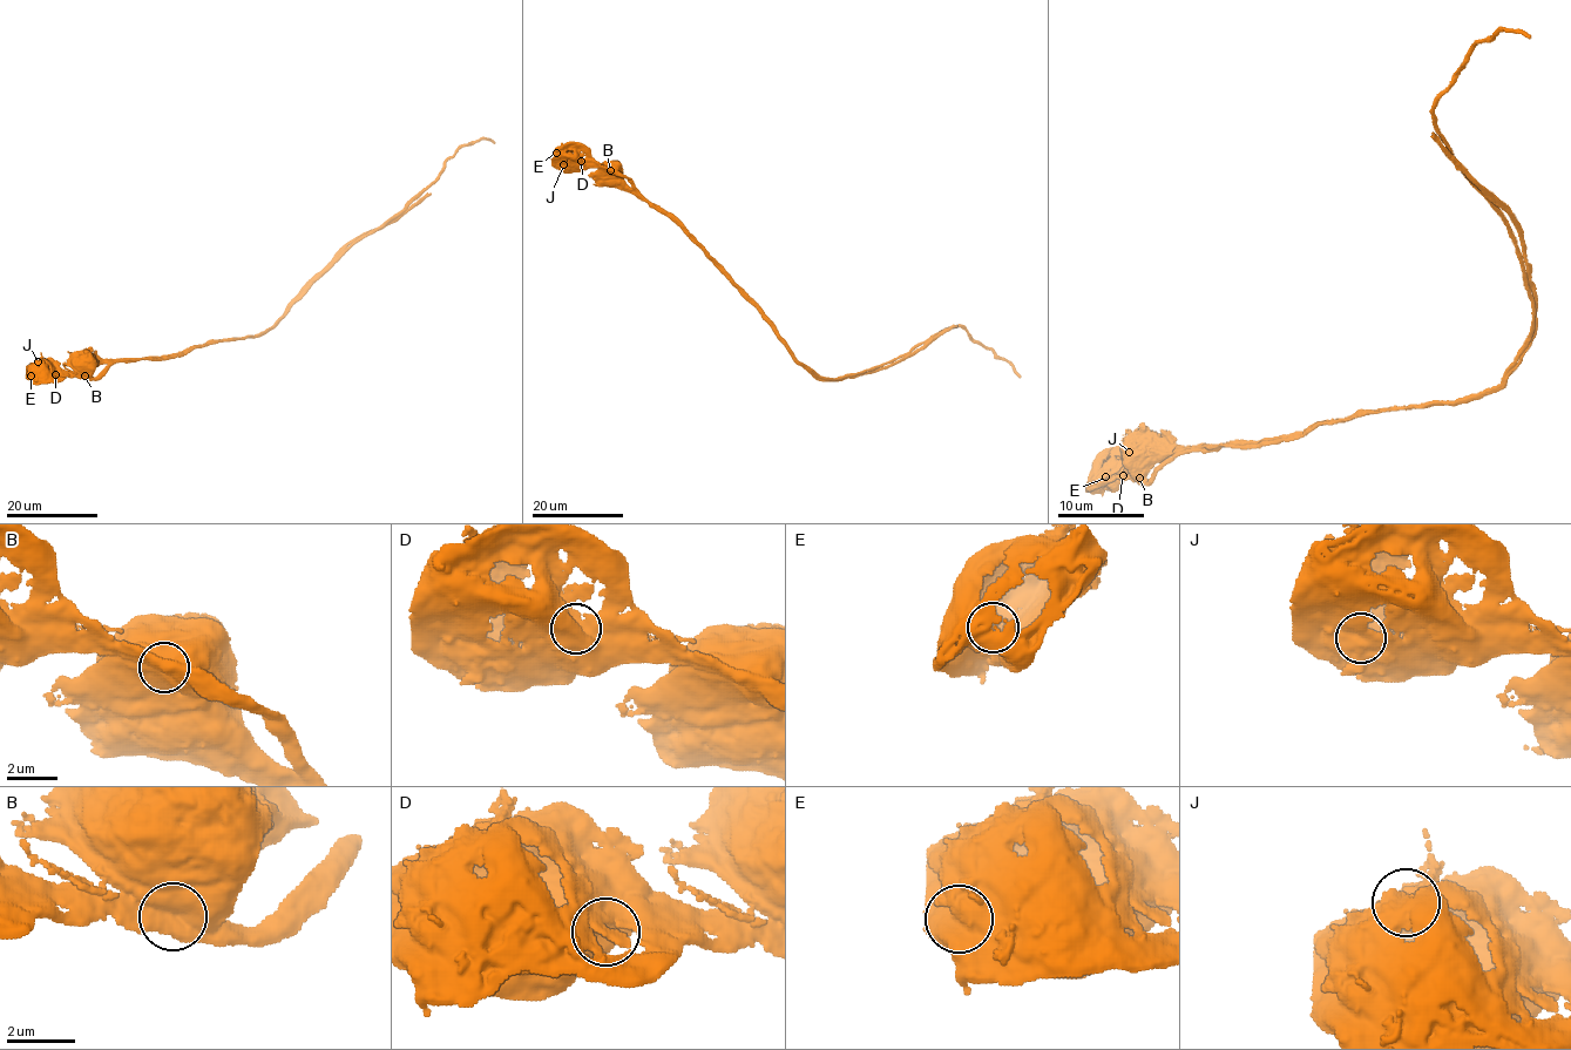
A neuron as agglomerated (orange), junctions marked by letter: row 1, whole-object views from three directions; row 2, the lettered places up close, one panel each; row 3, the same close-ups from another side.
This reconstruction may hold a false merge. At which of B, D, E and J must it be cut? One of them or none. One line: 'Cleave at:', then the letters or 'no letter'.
Cleave at: B

